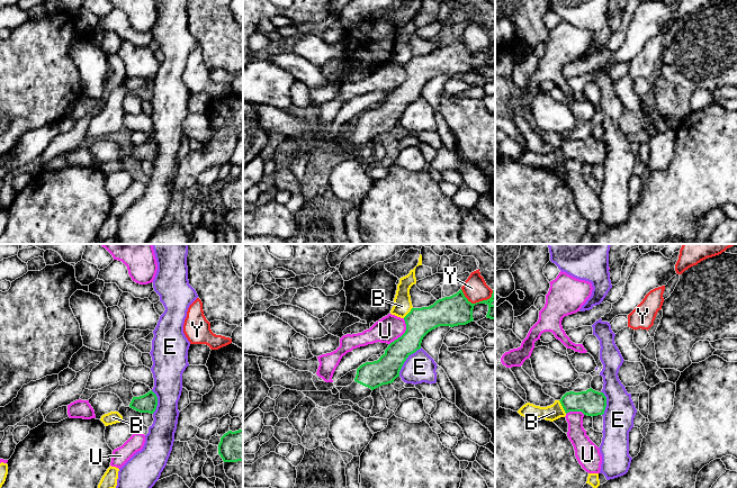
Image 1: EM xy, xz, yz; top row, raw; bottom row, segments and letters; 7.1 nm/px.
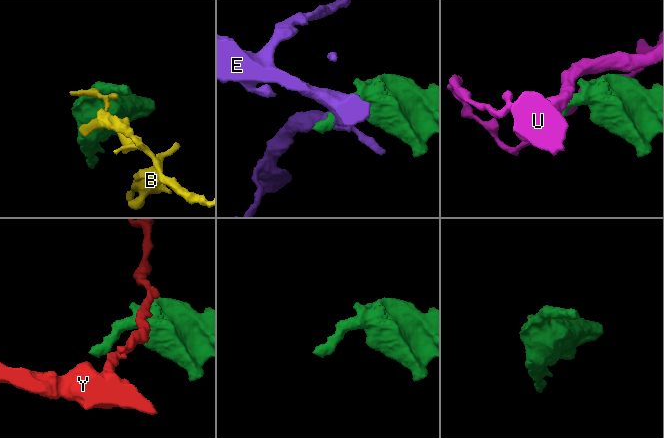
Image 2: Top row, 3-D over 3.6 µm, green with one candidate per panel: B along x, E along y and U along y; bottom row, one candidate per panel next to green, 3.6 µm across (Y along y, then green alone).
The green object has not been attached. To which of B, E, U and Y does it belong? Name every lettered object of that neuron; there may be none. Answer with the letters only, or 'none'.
none

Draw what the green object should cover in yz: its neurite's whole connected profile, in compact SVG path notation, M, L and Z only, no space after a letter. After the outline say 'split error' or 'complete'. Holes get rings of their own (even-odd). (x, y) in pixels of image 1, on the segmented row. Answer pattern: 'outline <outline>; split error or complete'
outline M593 390L566 392L559 400L565 413L582 412L587 416L603 415L606 407L606 397L603 392Z; complete

